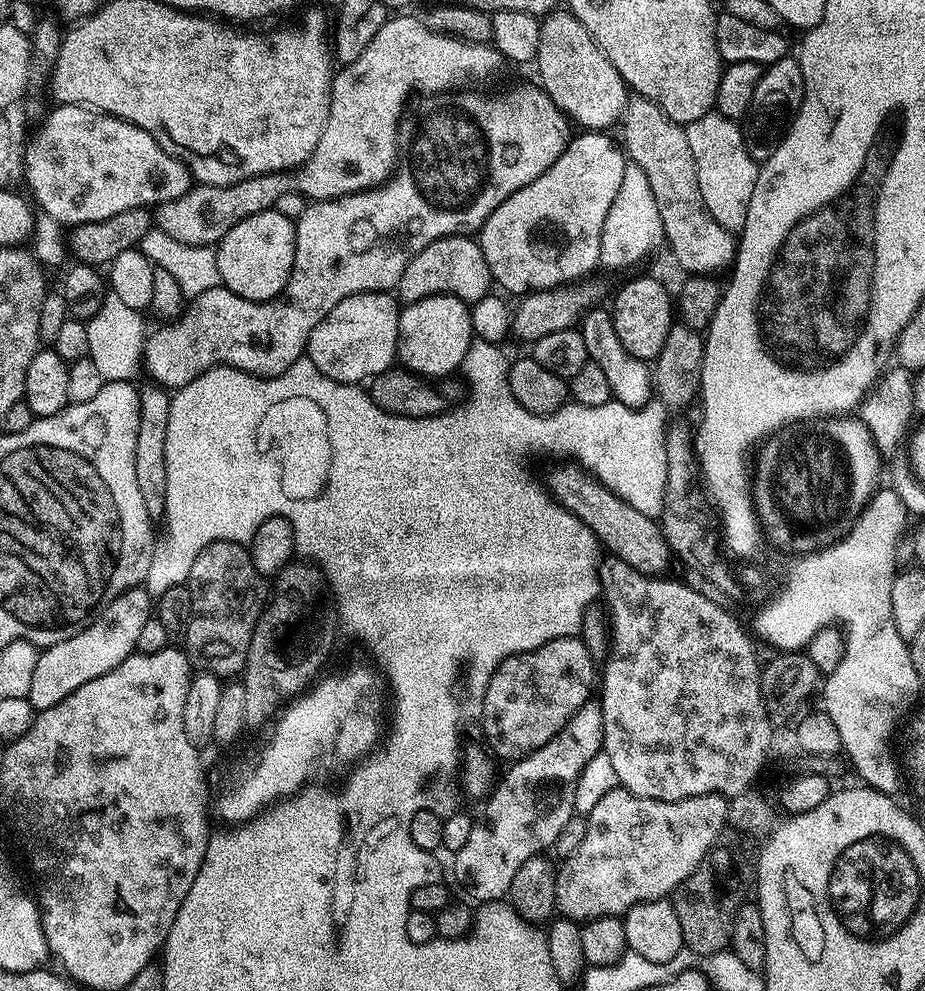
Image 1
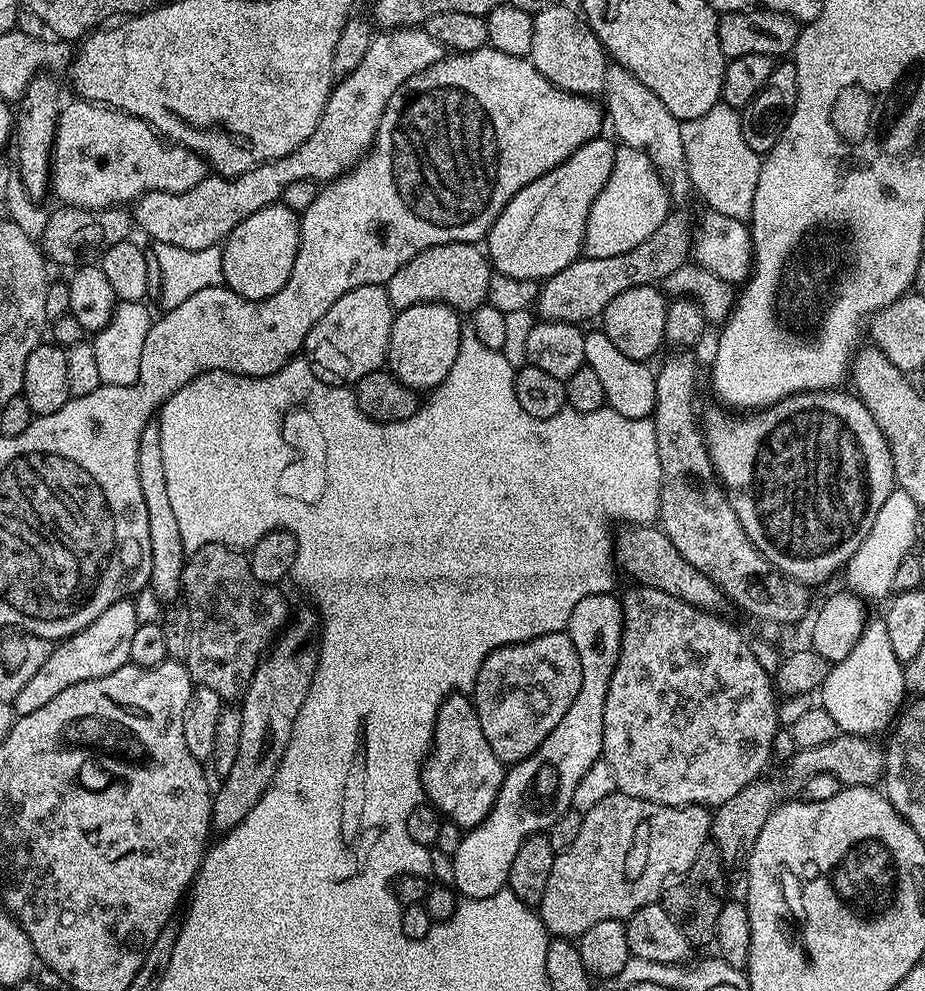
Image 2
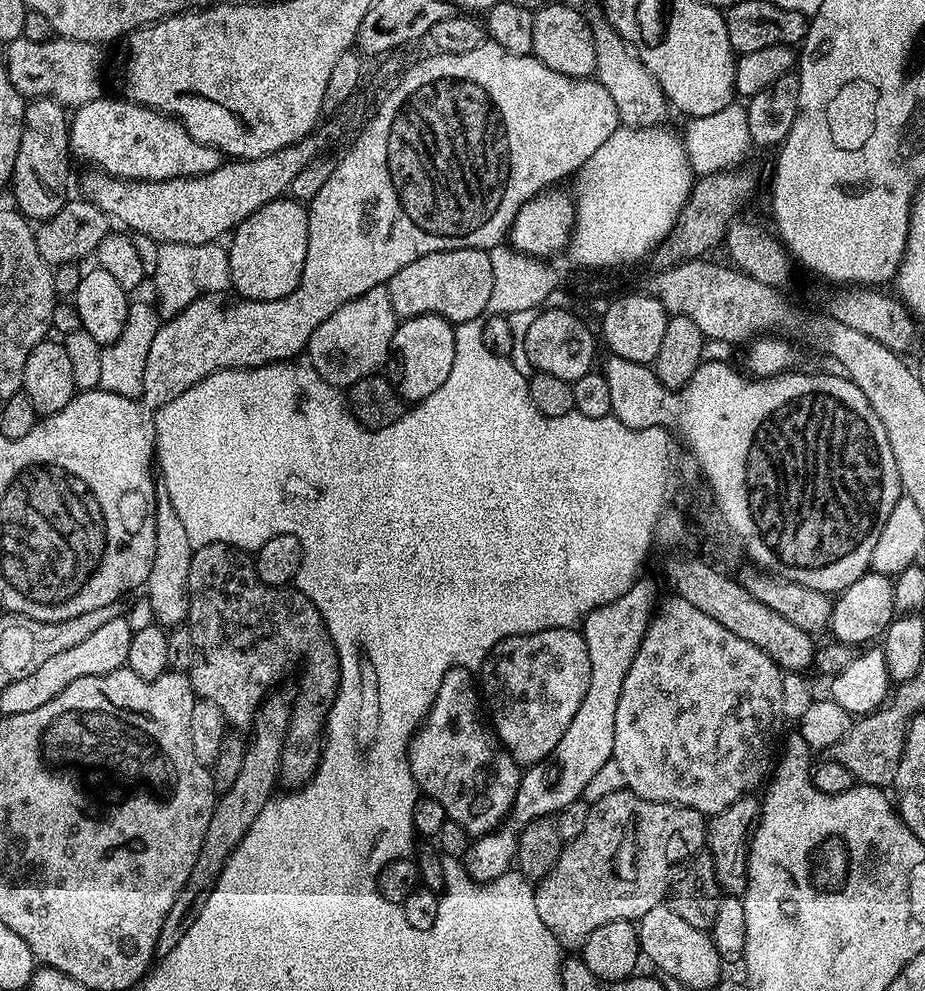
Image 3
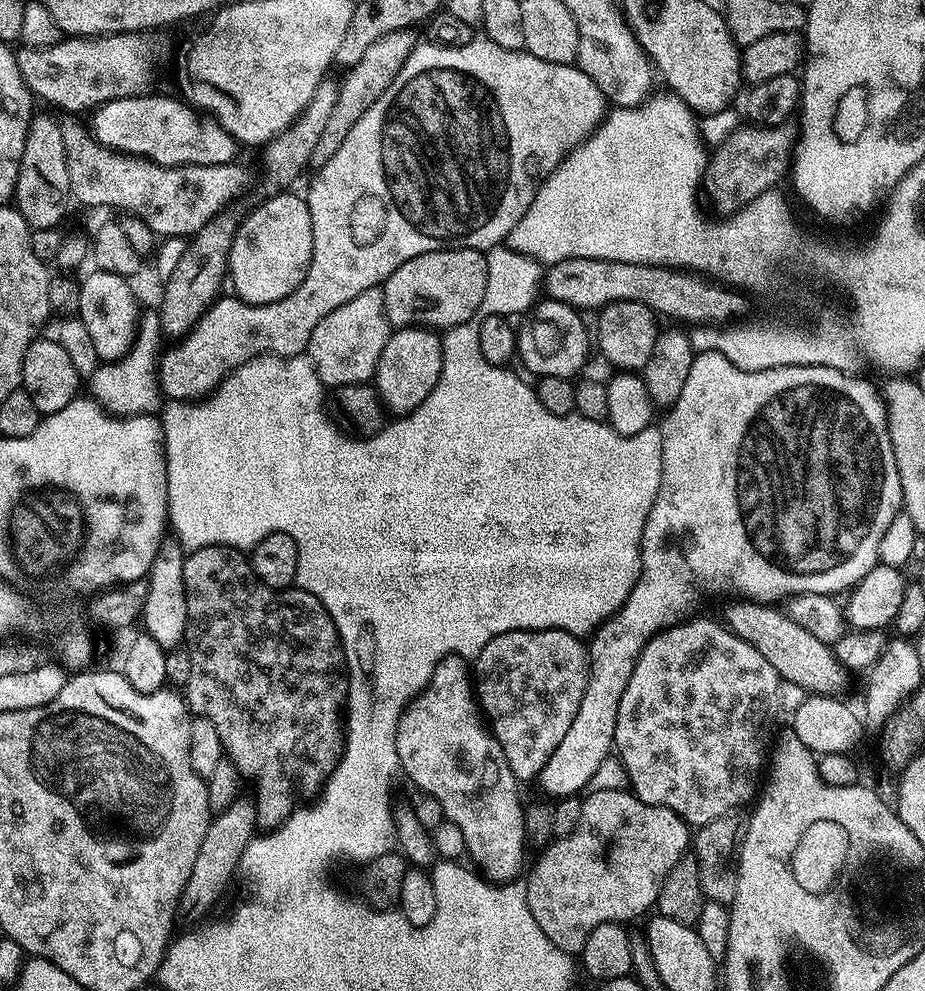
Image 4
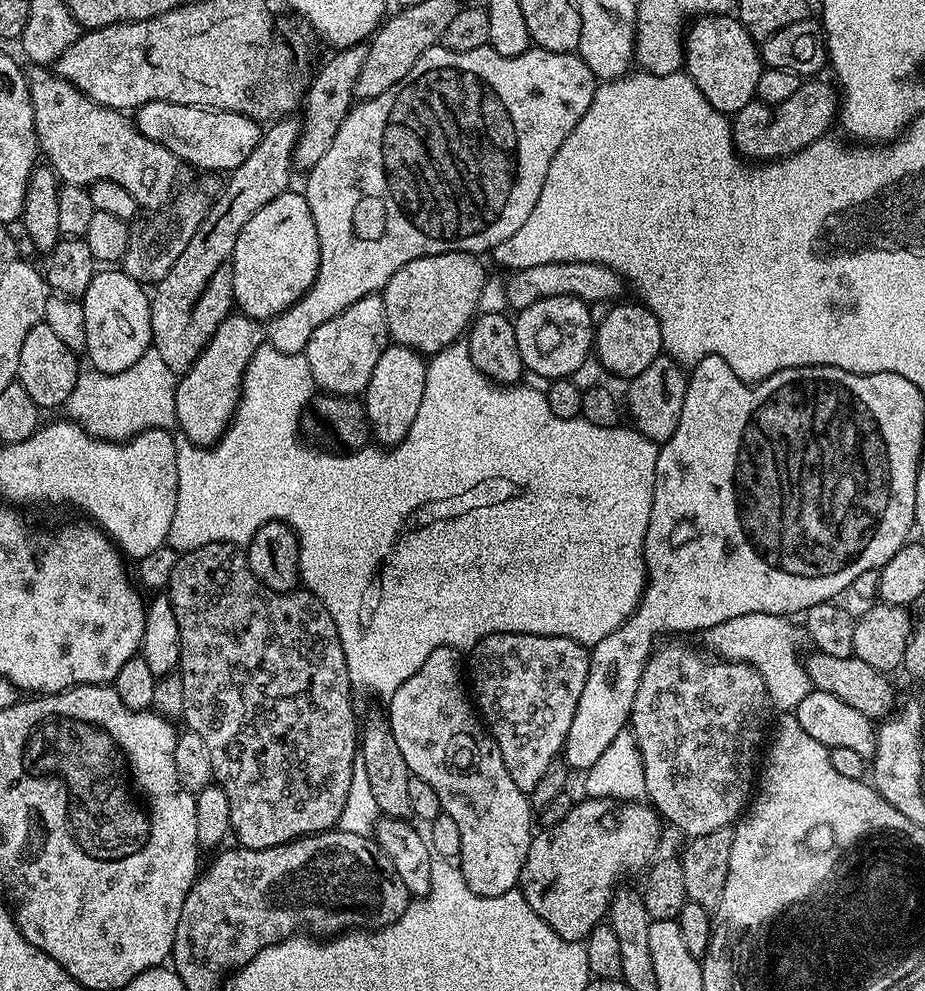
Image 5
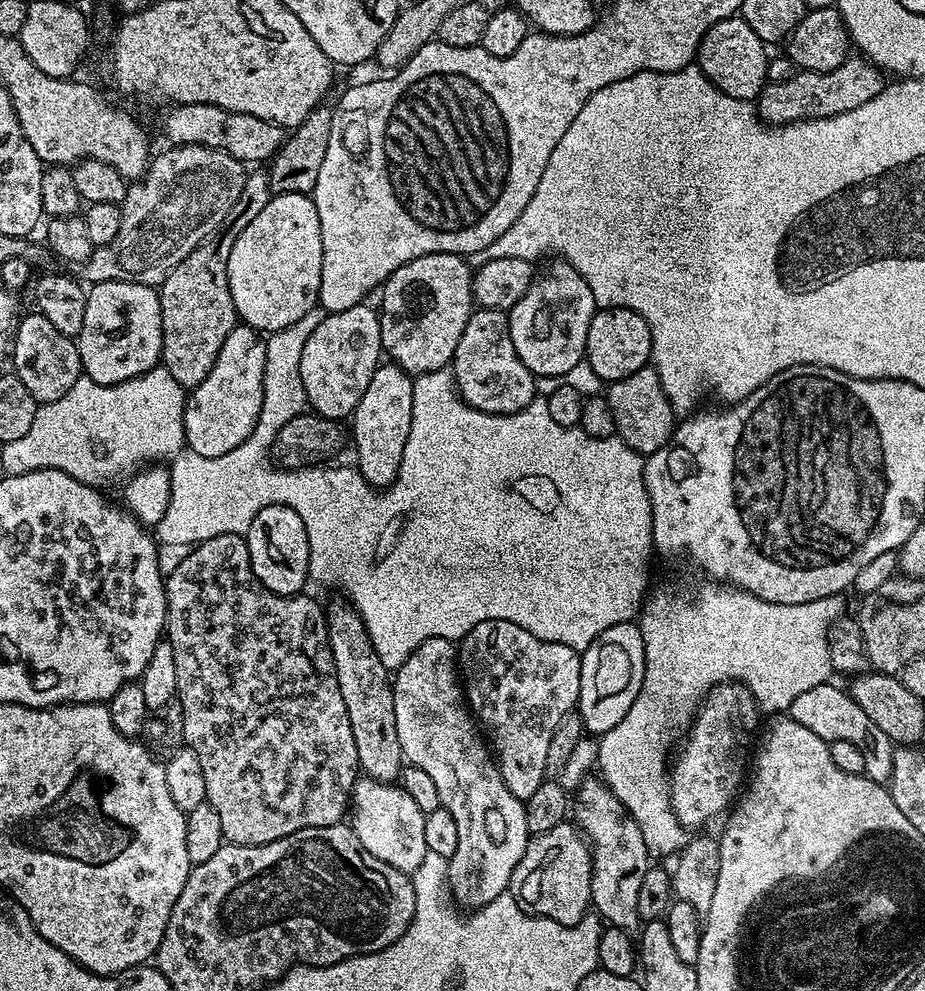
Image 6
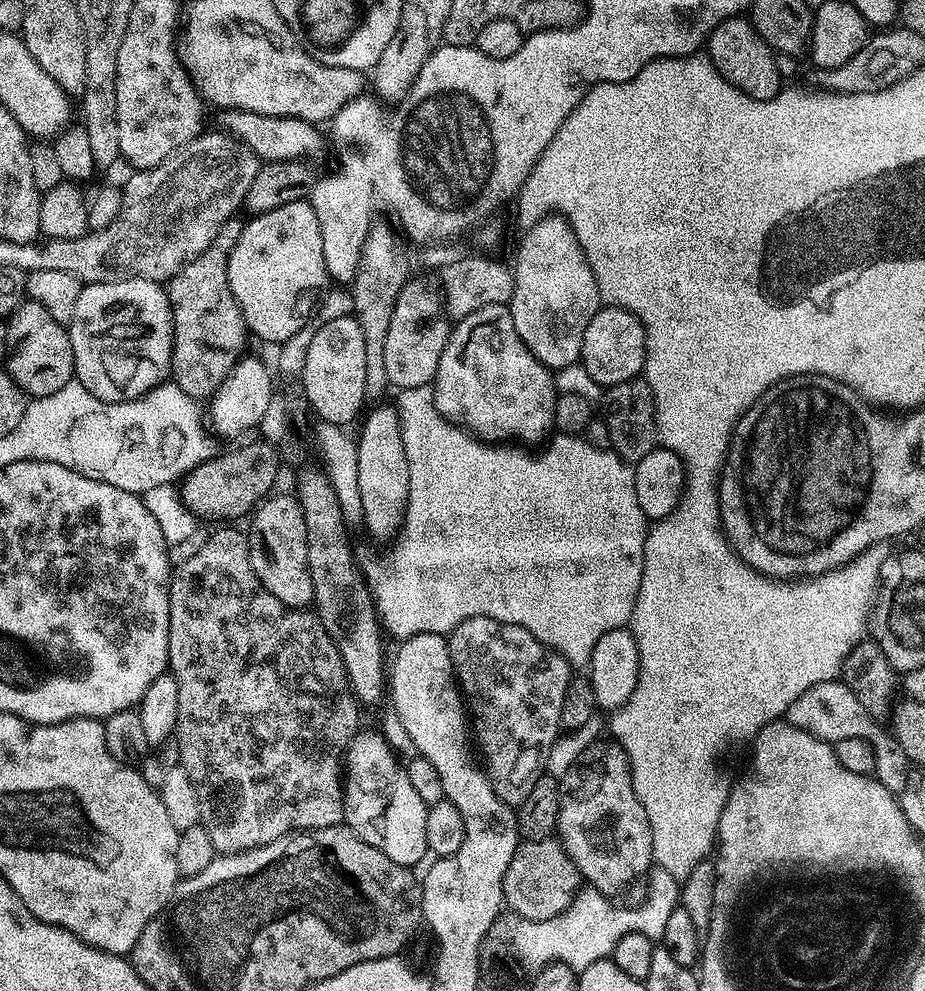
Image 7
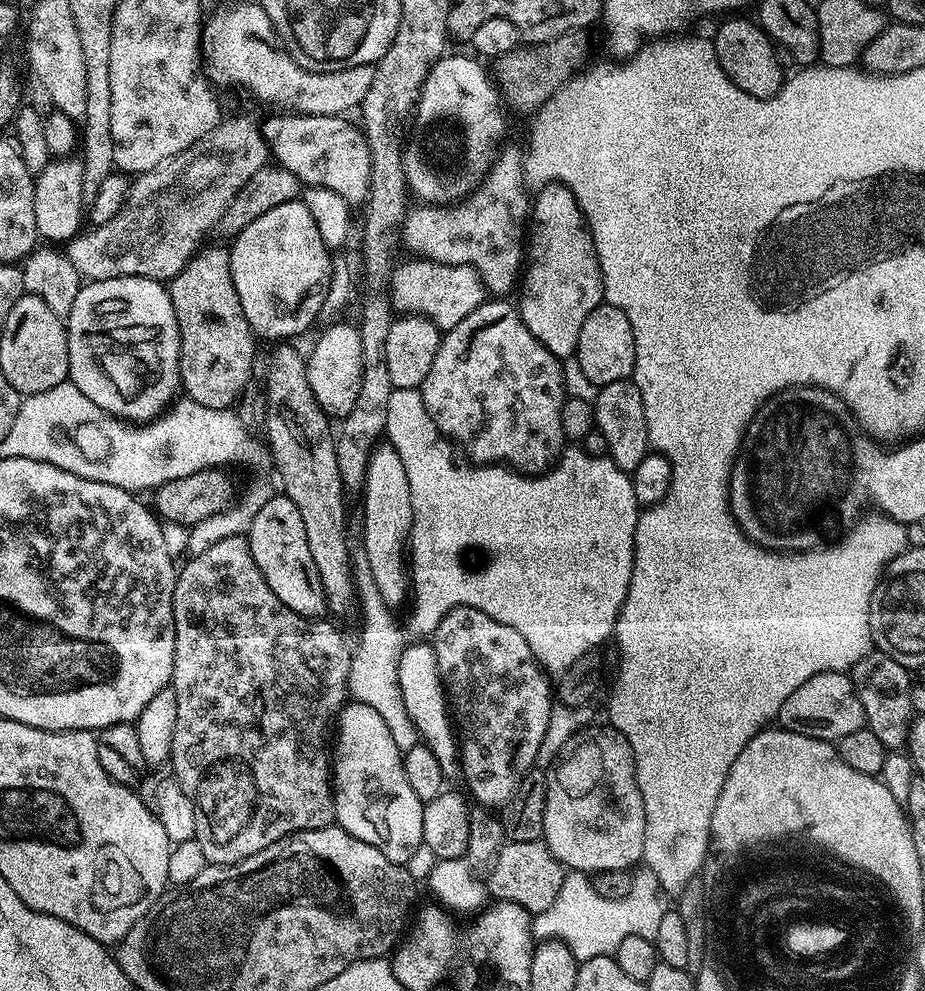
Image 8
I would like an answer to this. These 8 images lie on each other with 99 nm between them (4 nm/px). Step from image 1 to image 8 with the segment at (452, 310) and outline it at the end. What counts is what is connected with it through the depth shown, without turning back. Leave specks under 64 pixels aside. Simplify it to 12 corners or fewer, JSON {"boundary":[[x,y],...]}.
{"boundary":[[398,450],[368,453],[365,546],[375,585],[410,596],[412,503]]}

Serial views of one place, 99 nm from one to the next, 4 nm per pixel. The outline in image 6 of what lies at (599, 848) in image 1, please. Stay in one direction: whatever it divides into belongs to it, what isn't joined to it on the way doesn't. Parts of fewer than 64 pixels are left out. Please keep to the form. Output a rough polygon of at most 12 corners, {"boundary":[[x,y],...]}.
{"boundary":[[575,823],[532,836],[508,892],[569,928],[589,915],[592,849]]}

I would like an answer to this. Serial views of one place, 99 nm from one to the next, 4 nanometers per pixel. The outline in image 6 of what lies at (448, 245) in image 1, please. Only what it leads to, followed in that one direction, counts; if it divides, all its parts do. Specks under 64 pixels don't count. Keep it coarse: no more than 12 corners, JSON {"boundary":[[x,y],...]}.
{"boundary":[[465,257],[398,266],[378,303],[383,355],[448,368],[474,311]]}

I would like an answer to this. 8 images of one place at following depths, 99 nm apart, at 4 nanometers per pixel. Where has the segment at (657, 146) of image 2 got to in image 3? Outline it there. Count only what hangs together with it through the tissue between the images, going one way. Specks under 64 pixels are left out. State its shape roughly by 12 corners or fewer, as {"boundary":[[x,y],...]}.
{"boundary":[[592,24],[595,79],[619,123],[656,126],[670,105],[636,49]]}

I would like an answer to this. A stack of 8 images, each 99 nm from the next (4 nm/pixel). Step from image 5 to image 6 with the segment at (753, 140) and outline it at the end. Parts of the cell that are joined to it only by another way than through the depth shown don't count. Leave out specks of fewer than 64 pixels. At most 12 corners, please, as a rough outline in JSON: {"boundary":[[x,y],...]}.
{"boundary":[[859,54],[765,83],[758,115],[793,124],[858,110],[886,86]]}

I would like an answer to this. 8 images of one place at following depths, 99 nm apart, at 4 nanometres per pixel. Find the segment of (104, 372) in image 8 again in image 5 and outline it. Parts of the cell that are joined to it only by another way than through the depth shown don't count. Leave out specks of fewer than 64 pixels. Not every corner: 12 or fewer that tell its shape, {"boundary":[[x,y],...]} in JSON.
{"boundary":[[100,270],[82,297],[93,369],[130,370],[152,342],[149,293]]}

